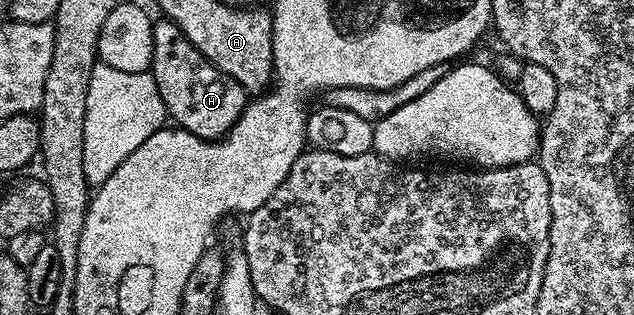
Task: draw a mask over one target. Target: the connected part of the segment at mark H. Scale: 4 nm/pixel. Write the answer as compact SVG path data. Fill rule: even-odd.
M159 18L154 21L153 30L153 62L149 69L157 82L157 90L167 107L168 117L178 127L183 128L189 134L197 134L202 140L222 140L231 127L241 118L241 114L249 103L249 94L229 74L225 74L213 62L205 59L187 38L181 34L181 30L172 20Z

